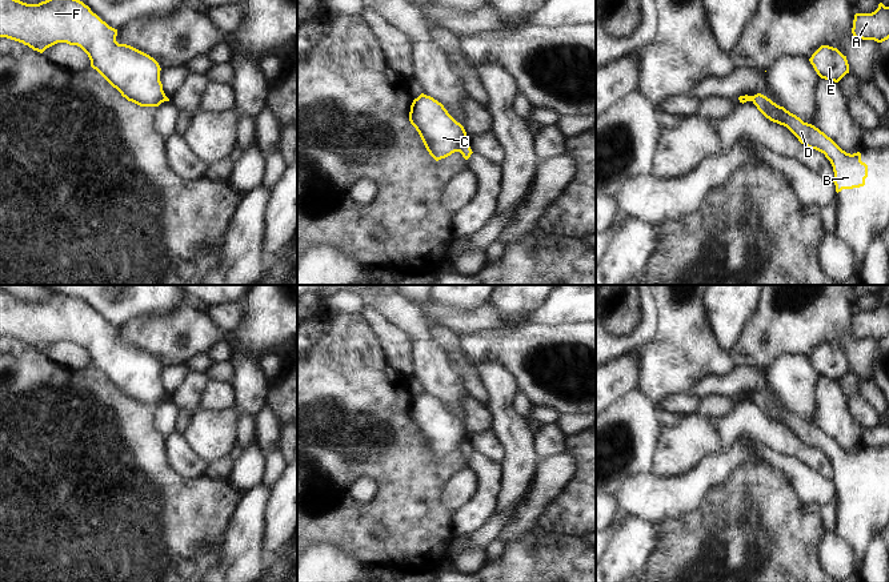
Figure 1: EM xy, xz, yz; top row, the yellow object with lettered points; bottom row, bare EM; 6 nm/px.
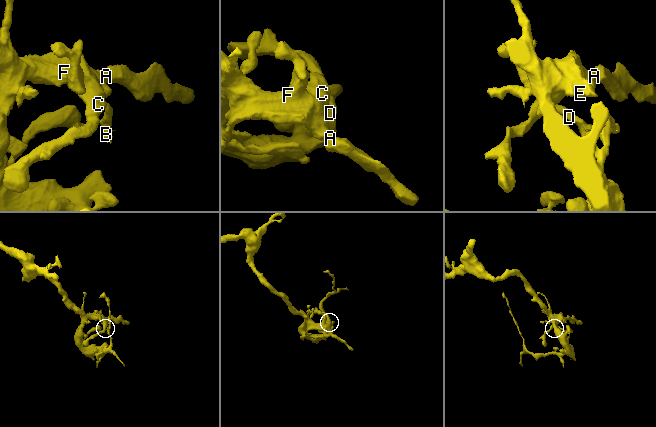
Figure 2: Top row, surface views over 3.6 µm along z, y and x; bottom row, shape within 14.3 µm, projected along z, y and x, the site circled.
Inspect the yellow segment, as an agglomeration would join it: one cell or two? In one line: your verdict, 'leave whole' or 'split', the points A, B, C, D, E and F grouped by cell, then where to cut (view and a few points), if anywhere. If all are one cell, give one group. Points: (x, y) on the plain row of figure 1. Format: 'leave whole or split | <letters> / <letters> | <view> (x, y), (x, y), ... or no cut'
split | A C E F / B D | xz (465, 438), (457, 449)

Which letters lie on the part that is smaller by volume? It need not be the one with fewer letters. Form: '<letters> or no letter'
B, D

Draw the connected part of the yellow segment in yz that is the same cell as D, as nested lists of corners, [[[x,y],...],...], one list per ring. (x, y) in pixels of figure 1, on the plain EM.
[[[757,392],[752,394],[753,402],[770,420],[786,425],[801,442],[825,453],[834,470],[836,490],[865,483],[868,463],[861,459],[861,451],[846,451],[830,436],[812,422],[777,404],[766,394]]]

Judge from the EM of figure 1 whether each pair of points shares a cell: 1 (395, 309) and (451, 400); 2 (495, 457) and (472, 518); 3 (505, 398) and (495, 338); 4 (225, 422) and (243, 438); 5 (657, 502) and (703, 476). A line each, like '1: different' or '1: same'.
1: same
2: different
3: different
4: different
5: same

